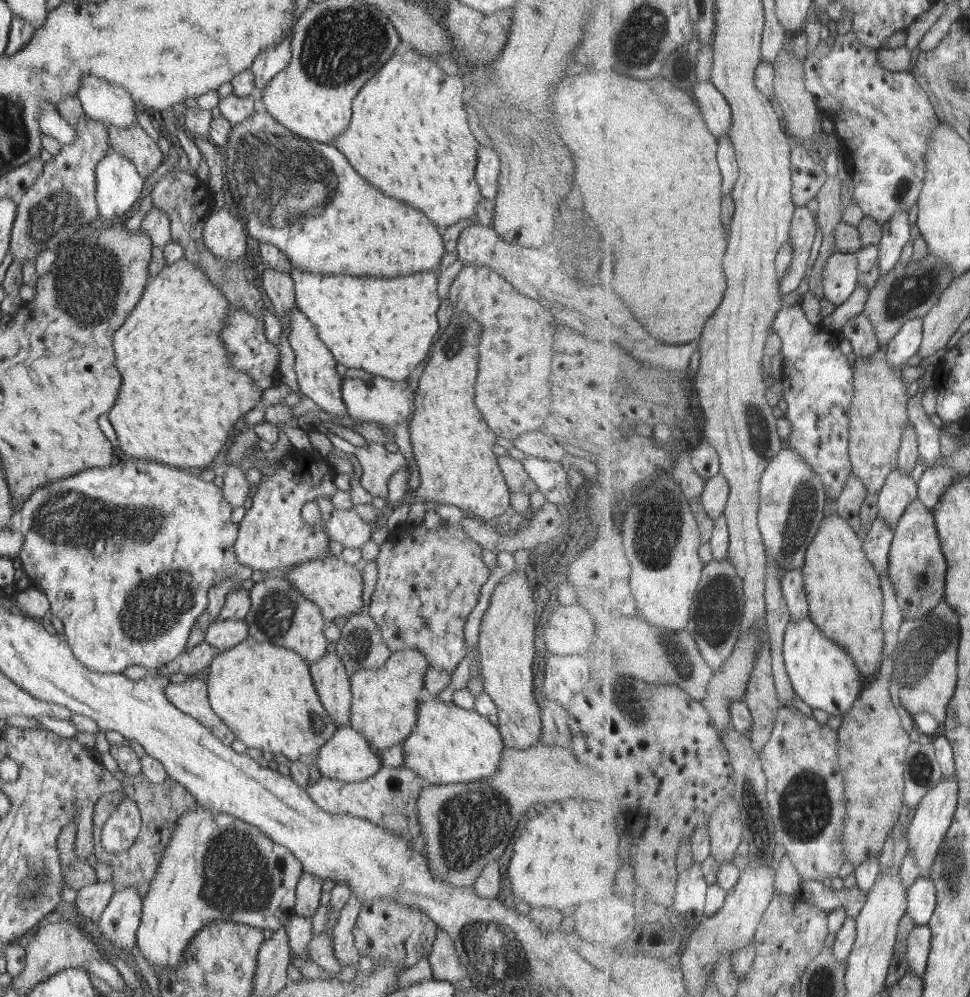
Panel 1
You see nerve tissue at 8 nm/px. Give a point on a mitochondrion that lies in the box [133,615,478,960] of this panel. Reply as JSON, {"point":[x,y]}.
{"point":[236,876]}

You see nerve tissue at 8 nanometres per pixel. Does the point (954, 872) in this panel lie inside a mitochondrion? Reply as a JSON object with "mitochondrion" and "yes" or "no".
{"mitochondrion":"yes"}

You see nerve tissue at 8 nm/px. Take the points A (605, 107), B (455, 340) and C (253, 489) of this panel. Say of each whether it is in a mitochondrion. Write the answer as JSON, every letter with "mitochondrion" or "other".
{"A":"other","B":"mitochondrion","C":"other"}

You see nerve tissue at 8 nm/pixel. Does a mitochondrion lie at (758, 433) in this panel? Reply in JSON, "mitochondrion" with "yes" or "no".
{"mitochondrion":"yes"}

